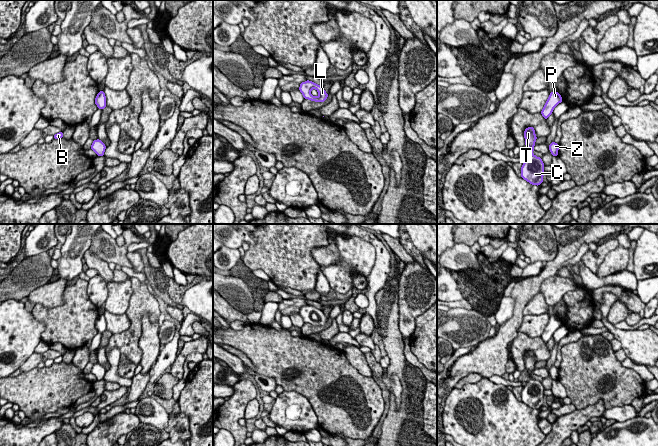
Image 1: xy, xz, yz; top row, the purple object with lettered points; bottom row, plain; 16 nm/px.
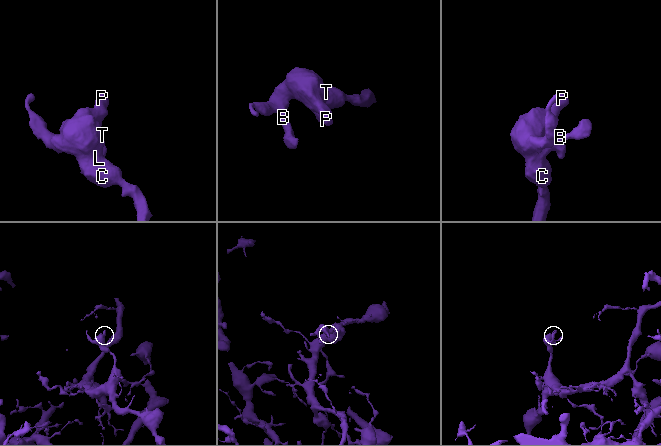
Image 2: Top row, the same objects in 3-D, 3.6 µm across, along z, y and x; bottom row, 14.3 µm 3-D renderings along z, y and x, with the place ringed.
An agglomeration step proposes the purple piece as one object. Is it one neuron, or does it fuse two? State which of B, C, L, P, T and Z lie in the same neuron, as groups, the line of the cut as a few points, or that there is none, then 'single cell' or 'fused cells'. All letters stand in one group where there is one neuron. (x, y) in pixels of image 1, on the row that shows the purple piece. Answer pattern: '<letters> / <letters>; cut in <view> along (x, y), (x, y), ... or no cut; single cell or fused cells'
B C L P T Z; no cut; single cell

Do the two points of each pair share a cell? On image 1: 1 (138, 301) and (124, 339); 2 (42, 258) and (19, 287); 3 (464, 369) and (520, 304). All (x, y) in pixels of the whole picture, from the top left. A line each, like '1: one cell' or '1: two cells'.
1: one cell
2: one cell
3: one cell

